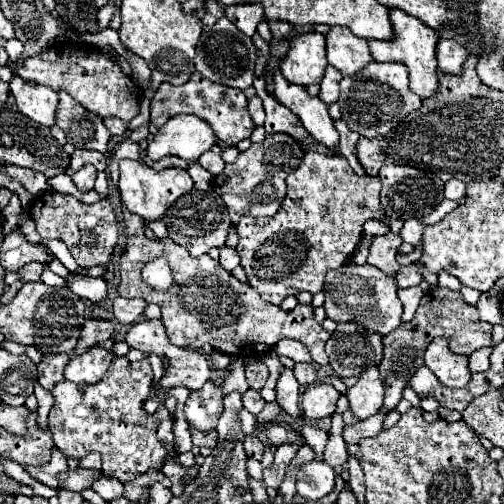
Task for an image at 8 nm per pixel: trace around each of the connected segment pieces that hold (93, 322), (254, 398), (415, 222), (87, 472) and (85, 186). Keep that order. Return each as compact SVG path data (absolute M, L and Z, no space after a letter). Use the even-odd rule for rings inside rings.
M88 319L82 327L82 335L76 347L76 355L80 355L80 351L86 351L94 345L100 345L108 339L112 339L116 335L114 331L114 323L106 321L106 319Z
M248 389L248 391L242 395L242 403L244 403L244 407L246 407L252 415L258 415L258 413L264 409L264 405L266 405L266 401L262 399L262 395L256 393L254 389Z
M408 219L404 223L400 235L402 235L404 241L408 241L412 245L422 245L422 241L424 241L424 229L426 229L426 225L422 225L420 219Z
M76 469L76 471L68 471L66 479L62 481L62 489L68 491L84 491L88 487L94 485L96 479L100 479L102 471L96 469Z
M84 165L80 171L76 171L76 173L72 175L72 179L74 179L74 183L76 183L76 187L78 187L80 191L90 191L90 189L94 189L96 169L90 167L90 165Z

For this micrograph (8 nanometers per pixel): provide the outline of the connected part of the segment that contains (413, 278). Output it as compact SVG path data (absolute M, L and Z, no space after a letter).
M406 265L398 269L398 275L396 275L398 287L412 287L412 285L418 285L420 281L422 281L422 275L414 265Z

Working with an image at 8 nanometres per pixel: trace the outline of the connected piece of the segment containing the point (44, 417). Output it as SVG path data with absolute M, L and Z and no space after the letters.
M36 385L34 387L34 395L36 395L36 399L38 399L38 419L36 419L36 423L38 423L38 429L42 429L42 431L48 431L48 411L52 409L52 395L50 395L50 391L46 391L46 389L42 389L42 385Z

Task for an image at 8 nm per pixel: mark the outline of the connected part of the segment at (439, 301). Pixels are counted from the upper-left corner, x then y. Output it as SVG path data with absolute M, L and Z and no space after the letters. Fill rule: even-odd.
M432 287L430 291L426 291L422 295L422 301L420 301L420 307L418 307L414 319L408 321L408 323L402 323L398 329L394 329L392 333L388 333L384 337L384 359L378 365L380 375L382 375L384 385L386 385L386 395L384 395L382 409L362 423L346 425L344 427L344 441L346 443L358 443L364 437L376 437L384 429L384 419L388 417L390 411L396 409L398 401L402 399L402 391L410 383L414 371L418 371L422 367L422 355L424 355L428 343L434 337L448 339L452 353L468 357L476 349L490 345L492 325L478 319L476 307L468 305L460 291L452 291L448 287L436 287L436 289Z

